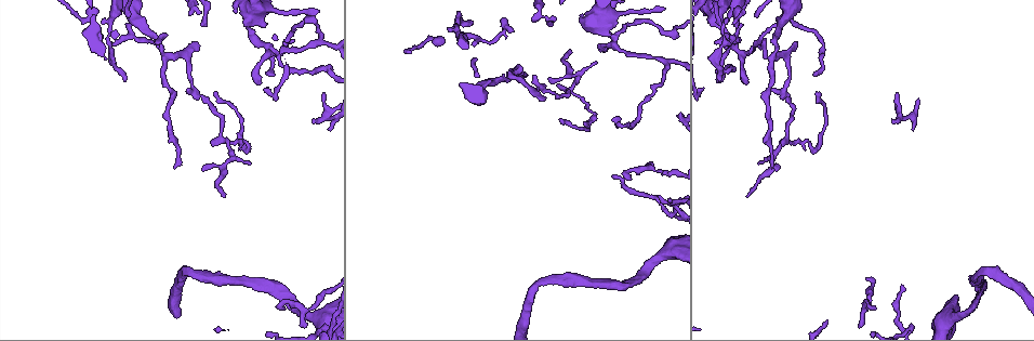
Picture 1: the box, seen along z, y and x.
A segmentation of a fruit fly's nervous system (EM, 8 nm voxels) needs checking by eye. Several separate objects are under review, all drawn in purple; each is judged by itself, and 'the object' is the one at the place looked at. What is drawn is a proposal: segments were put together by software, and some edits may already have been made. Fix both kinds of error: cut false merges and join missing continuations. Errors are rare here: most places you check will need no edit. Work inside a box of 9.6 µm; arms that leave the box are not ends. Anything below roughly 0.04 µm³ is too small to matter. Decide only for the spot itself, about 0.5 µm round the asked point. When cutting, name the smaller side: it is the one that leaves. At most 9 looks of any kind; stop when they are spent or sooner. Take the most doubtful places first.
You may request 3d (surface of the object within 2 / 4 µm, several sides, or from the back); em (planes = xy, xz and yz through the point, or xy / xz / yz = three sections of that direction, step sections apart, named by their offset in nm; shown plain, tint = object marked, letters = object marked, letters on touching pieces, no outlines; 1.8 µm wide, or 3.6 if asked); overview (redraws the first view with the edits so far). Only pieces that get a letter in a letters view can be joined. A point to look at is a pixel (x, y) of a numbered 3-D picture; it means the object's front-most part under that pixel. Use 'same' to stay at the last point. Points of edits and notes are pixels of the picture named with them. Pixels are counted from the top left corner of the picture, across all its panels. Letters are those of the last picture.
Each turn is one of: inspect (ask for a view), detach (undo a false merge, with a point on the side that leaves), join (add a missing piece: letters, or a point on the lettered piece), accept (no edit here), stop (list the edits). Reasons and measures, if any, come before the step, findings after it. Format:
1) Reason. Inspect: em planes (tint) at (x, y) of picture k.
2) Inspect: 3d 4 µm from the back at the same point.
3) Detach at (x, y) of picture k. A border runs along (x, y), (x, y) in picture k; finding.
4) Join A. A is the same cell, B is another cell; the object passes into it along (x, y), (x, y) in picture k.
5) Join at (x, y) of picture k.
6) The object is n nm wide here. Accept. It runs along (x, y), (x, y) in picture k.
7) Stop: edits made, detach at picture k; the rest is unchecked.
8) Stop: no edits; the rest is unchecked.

Sharp bend. Inspect: em planes (letters) at (328, 66) of picture 1.

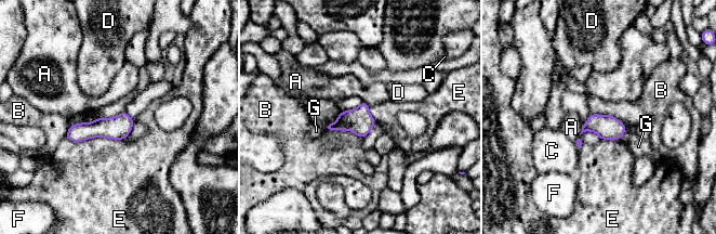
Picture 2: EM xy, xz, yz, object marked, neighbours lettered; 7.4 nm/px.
The object is 180 nm wide here. Accept. A, B, C, D, E, F and G are other cells; a border runs along (329, 128), (350, 130), (361, 139) in picture 2; one neuron here.

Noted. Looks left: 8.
An open end. Inspect: 3d 4 µm at (174, 167) of picture 1.

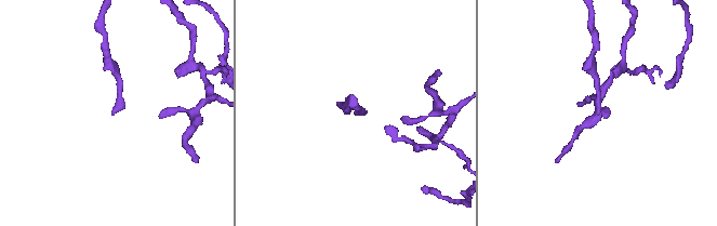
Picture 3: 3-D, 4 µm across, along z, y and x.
Inspect: em planes (tint) at (599, 113) of picture 3.

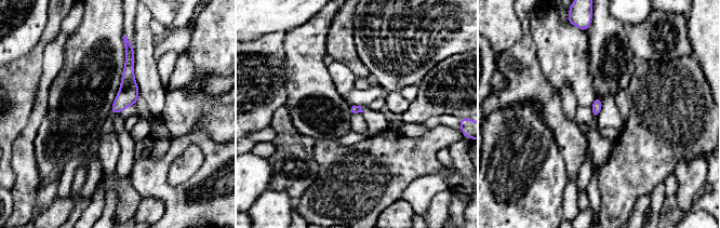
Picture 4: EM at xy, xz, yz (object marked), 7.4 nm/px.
What lies round it. Inspect: em planes (letters) at the same point.

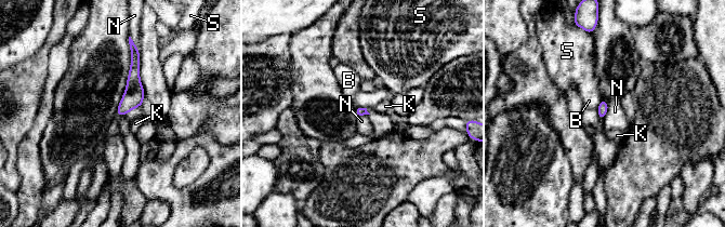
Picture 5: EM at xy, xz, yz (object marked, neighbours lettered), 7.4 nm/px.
Accept. B, K, N and S are other cells; a border runs along (608, 104), (606, 115), (602, 119) in picture 5; no lettered piece goes on from it.

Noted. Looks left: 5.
Free end. Inspect: em xz step 8 (letters) at (747, 195) of picture 1.

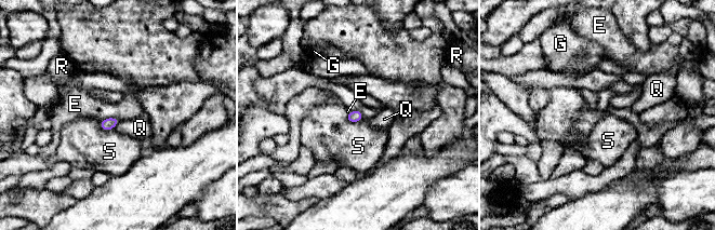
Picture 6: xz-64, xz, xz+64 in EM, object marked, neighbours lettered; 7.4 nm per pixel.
The object is 90 nm wide here. Accept. E, G, Q, R and S are other cells; a border runs along (119, 120), (105, 118), (101, 121) in picture 6; no lettered piece goes on from it.

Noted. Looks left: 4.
Free end. Inspect: 3d 4 µm at (817, 95) of picture 1.

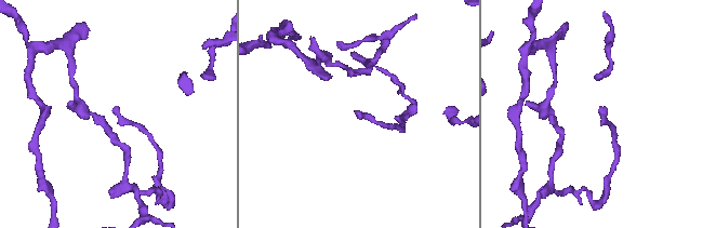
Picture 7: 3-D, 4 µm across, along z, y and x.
Now the EM. Inspect: em planes (letters) at (601, 111) of picture 7.

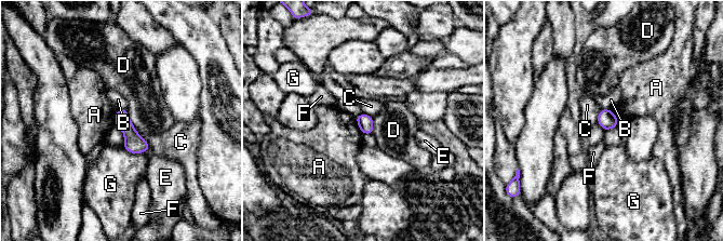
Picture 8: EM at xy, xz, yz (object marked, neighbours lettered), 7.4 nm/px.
The object is 110 nm wide here. Accept. A, B, C, D, E, F and G are other cells; a border runs along (355, 117), (359, 129), (363, 133) in picture 8; no lettered piece goes on from it.

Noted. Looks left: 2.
Stop: no edits; the rest is unchecked.

